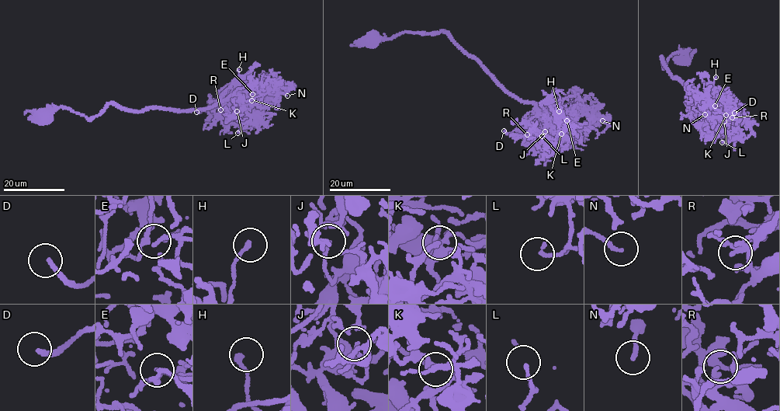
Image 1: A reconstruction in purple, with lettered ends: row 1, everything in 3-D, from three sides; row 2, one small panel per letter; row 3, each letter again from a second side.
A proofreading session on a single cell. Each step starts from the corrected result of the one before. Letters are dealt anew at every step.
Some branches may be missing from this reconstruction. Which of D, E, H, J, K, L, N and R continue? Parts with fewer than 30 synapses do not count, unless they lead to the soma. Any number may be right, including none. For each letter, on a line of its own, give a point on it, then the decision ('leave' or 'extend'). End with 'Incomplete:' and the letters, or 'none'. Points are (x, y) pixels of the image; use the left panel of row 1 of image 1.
D: (196, 112) | extend
E: (252, 94) | leave
H: (239, 69) | leave
J: (237, 111) | leave
K: (251, 100) | leave
L: (237, 133) | leave
N: (287, 95) | leave
R: (220, 109) | leave
Incomplete: D

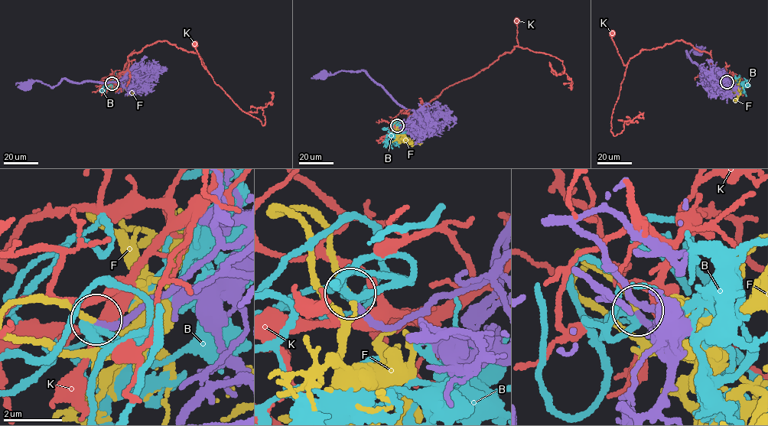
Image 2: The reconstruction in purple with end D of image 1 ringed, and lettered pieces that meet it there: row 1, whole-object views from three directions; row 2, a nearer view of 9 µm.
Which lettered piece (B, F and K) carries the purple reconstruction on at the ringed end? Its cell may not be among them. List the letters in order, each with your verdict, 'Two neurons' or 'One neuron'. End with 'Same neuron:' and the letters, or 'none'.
B: Two neurons
F: One neuron
K: Two neurons
Same neuron: F

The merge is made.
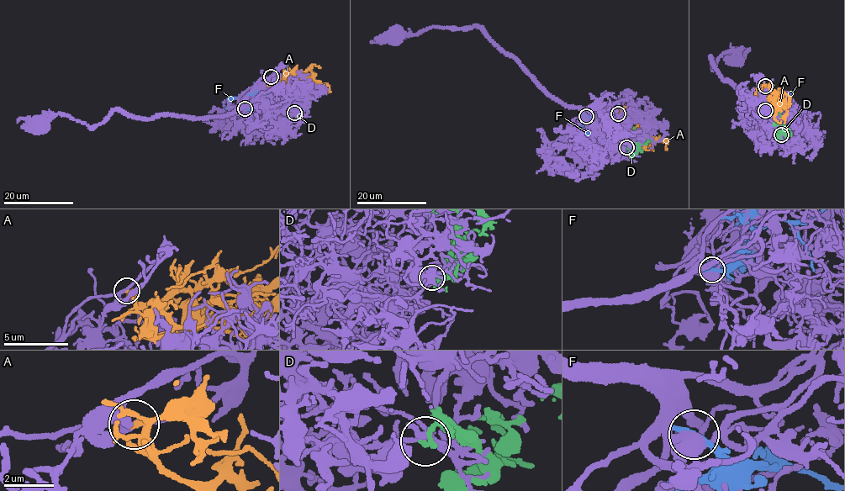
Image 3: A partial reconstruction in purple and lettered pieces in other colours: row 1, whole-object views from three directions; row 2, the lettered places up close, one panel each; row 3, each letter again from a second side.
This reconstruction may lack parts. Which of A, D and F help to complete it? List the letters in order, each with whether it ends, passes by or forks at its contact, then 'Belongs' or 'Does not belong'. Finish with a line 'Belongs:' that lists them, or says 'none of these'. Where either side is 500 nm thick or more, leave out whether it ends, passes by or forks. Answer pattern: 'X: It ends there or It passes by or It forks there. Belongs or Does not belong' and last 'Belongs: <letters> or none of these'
A: It ends there. Belongs
D: It ends there. Does not belong
F: It ends there. Does not belong
Belongs: A

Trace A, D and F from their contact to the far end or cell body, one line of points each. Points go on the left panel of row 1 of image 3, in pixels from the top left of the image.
A: (271, 76), (275, 81), (293, 75), (297, 79), (320, 81), (327, 85), (330, 90)
D: (293, 113), (294, 115), (301, 109), (302, 102), (300, 95), (288, 88), (293, 85)
F: (245, 108), (252, 104), (256, 90), (242, 97), (230, 97), (226, 108)

